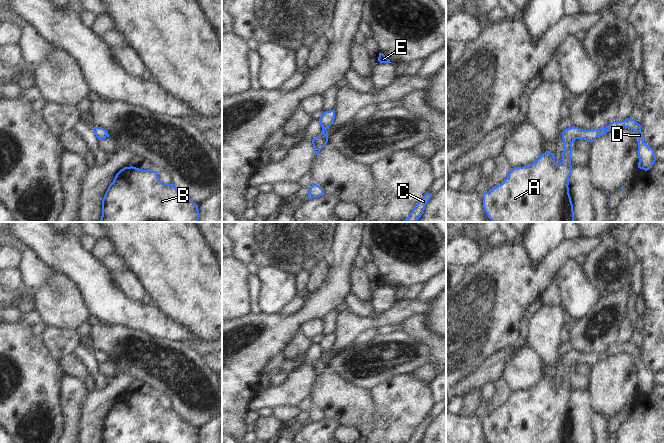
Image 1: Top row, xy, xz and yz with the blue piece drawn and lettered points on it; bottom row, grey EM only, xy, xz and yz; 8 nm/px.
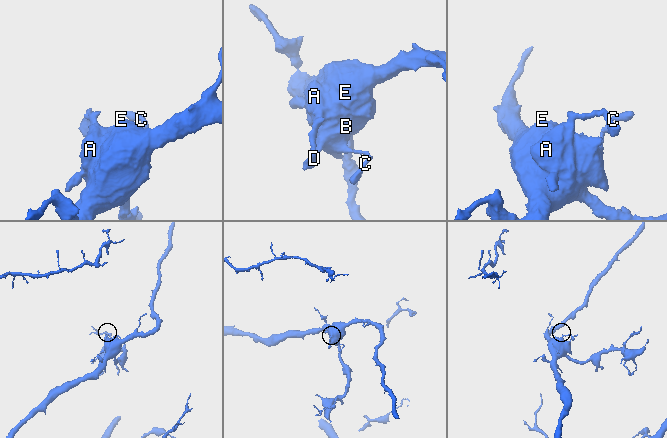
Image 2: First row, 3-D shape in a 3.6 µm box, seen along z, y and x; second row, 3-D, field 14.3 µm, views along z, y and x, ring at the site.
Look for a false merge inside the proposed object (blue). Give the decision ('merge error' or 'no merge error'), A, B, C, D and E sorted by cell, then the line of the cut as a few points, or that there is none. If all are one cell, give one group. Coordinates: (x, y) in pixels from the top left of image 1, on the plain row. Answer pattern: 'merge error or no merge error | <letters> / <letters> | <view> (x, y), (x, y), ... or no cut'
no merge error | A B C D E | no cut

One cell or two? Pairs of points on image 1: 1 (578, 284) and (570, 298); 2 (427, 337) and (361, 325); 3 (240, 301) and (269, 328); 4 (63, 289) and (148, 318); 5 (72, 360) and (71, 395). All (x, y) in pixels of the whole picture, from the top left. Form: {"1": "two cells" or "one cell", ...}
{"1": "one cell", "2": "two cells", "3": "two cells", "4": "two cells", "5": "two cells"}

